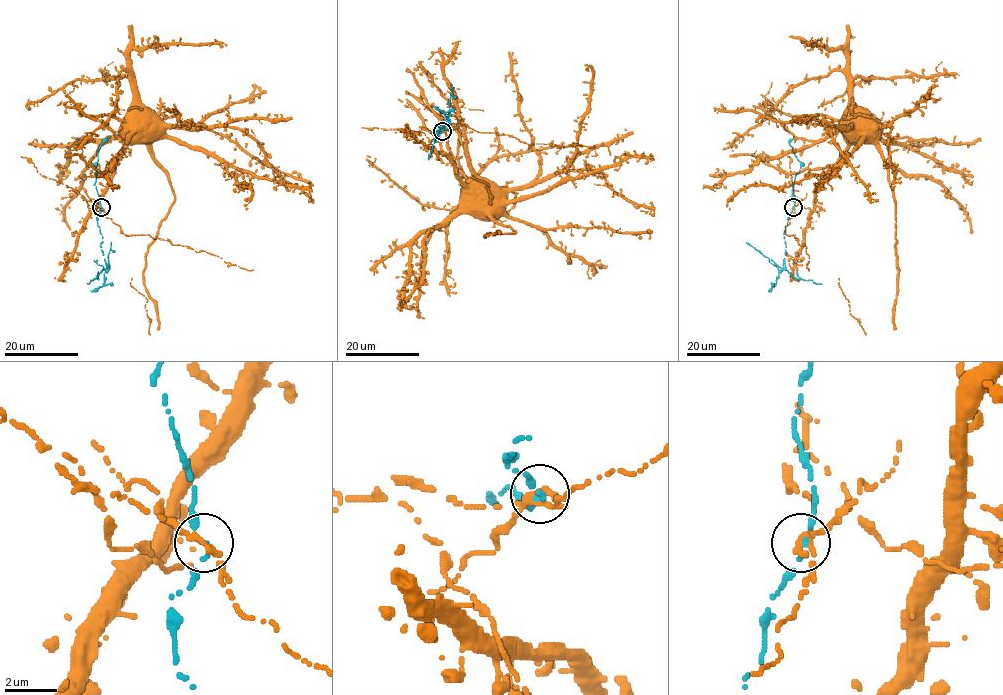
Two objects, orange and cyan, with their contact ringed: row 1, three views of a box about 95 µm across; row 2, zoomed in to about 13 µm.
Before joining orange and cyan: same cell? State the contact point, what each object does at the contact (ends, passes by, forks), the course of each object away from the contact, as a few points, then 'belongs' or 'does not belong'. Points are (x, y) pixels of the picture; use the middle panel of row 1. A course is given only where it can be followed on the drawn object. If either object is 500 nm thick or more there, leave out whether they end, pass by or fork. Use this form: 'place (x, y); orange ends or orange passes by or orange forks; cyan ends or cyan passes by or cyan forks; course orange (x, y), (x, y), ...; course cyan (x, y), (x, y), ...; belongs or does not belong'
place (442, 131); orange passes by; cyan ends; course orange (442, 130), (423, 129), (436, 152), (447, 154), (458, 177), (467, 185), (472, 178); course cyan (442, 131), (438, 123), (449, 123), (447, 119), (436, 135), (428, 159); does not belong

